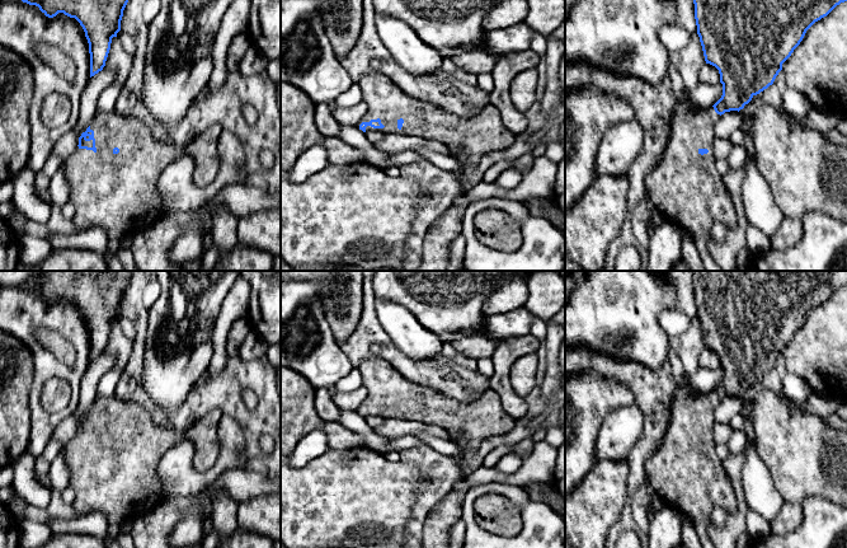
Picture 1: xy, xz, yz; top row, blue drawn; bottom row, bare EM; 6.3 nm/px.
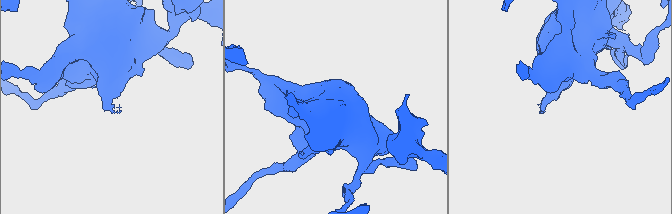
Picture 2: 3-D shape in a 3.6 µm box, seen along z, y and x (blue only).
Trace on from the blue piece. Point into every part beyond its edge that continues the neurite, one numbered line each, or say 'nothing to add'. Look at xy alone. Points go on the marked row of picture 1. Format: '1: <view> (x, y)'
1: xy (118, 193)

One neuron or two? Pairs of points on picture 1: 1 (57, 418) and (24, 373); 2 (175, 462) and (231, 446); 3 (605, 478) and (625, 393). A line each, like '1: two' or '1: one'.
1: two
2: one
3: two

